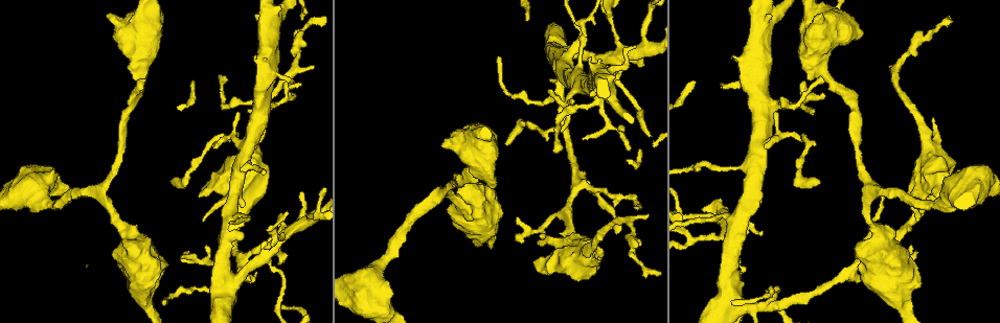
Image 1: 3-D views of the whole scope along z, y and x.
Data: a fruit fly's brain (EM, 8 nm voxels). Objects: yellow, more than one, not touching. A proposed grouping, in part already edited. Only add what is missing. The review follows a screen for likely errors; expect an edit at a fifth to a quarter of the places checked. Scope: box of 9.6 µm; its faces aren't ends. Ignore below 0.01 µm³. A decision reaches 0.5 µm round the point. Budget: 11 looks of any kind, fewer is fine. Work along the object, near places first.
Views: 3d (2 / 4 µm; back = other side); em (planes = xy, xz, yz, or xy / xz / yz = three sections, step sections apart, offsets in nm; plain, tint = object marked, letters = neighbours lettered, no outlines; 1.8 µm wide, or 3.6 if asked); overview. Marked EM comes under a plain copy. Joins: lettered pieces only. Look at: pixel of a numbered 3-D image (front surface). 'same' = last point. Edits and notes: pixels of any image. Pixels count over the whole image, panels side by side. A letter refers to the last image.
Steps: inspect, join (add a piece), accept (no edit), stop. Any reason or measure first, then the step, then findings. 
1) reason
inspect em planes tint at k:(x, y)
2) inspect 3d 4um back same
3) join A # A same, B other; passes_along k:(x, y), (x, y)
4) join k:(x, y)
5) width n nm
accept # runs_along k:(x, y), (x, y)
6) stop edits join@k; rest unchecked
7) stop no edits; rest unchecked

tapers out
inspect 3d 2um at 1:(312, 65)

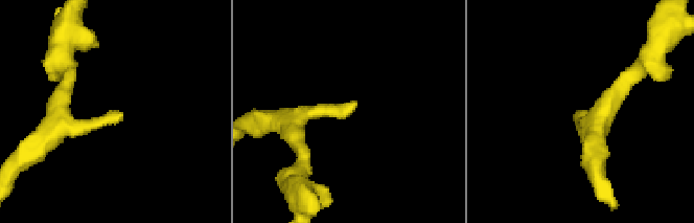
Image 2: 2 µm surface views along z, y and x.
shape alone is not enough
inspect em xy step 4 letters at 2:(355, 107)

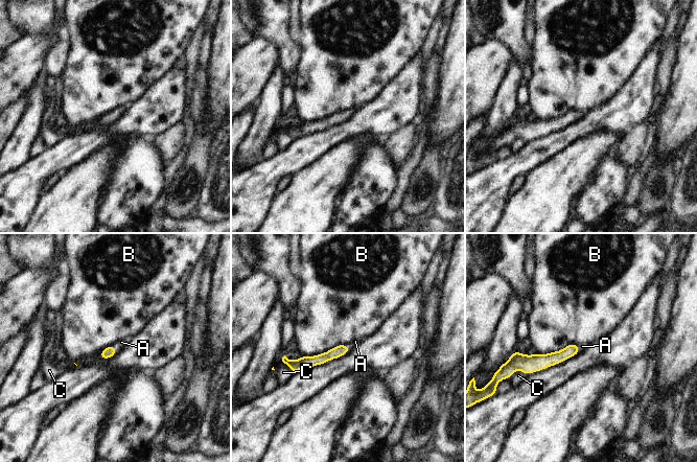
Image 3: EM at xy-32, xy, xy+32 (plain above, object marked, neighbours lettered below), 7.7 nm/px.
join A # A same, B other, C other; it goes on there

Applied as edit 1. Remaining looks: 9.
see it whole again
inspect overview

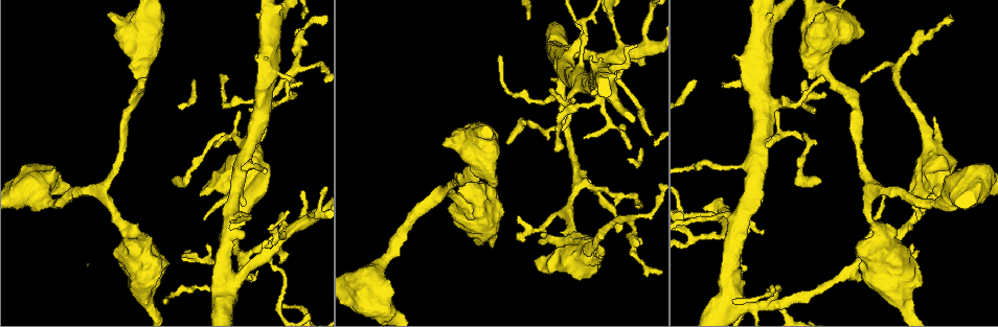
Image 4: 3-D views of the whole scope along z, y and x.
free end
inspect 3d 2um back at 4:(173, 178)

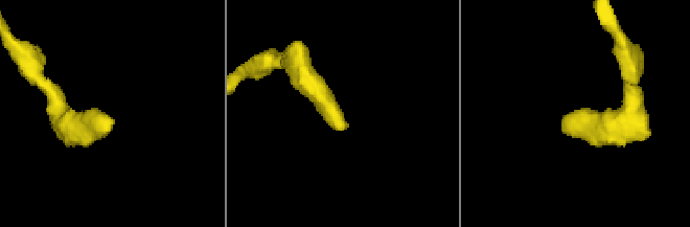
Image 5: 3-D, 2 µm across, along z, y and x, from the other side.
need the tissue
inspect em planes letters at 5:(106, 120)

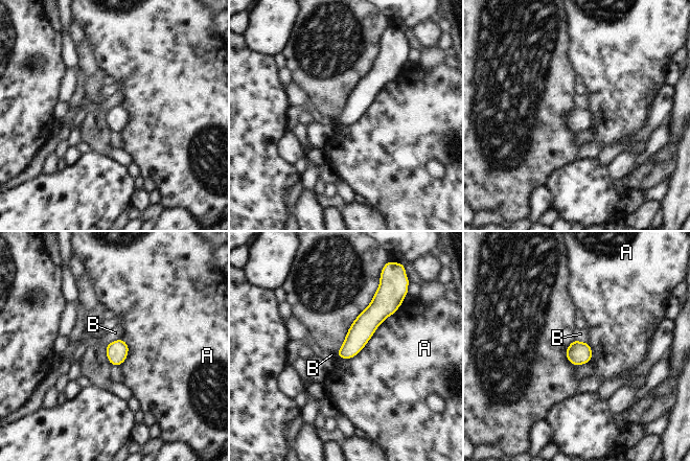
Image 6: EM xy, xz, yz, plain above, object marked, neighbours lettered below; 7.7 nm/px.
longest_contact A 650 nm
accept # A other, B other; runs_along 6:(378, 295), (378, 310), (343, 355); no lettered piece goes on from it

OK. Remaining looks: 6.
an open end
inspect 3d 2um at 4:(933, 117)

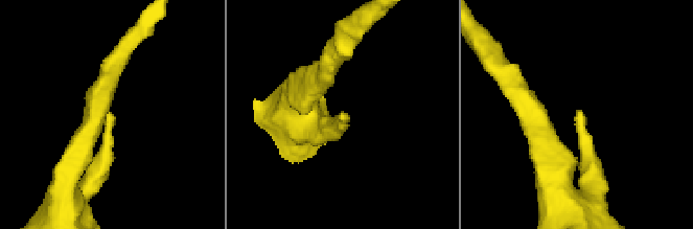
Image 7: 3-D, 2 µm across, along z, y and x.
need the tissue
inspect em planes tint at 7:(576, 112)

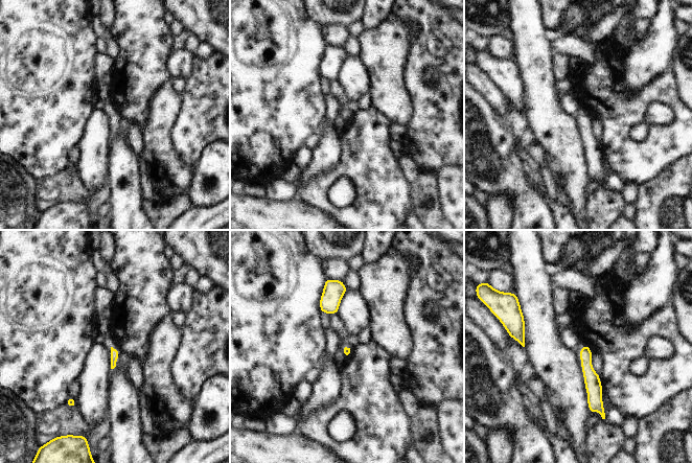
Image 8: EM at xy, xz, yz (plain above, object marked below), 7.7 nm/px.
inspect em planes letters same

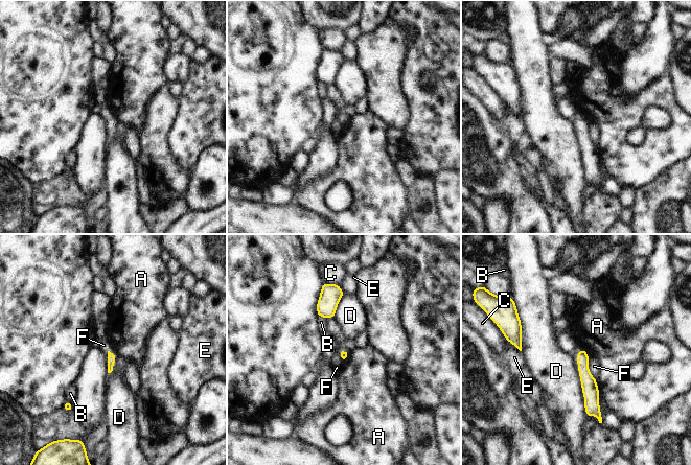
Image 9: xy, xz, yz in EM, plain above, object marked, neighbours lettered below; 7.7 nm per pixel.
longest_contact D 480 nm
accept # A other, B other, C other, D other, E other, F other; runs_along 9:(581, 352), (590, 388), (589, 413); no lettered piece goes on from it

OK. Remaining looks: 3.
inspect 3d 2um at 4:(623, 128)

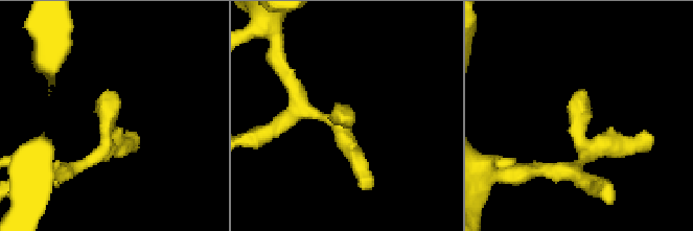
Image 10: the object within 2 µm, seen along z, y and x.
now the EM
inspect em xz step 16 tint at 10:(110, 92)

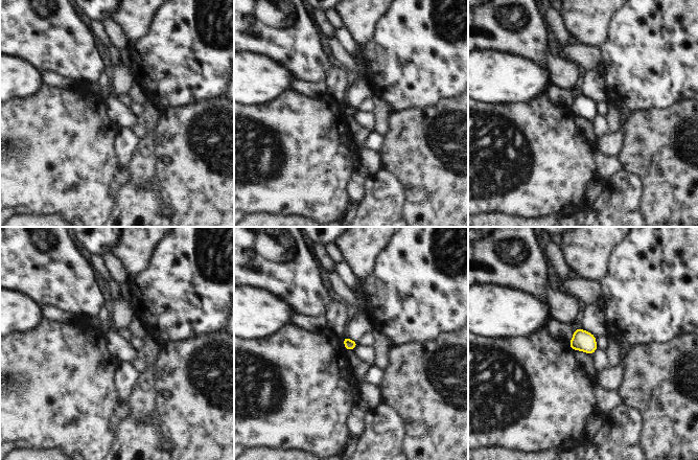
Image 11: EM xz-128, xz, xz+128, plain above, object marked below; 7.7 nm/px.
inspect em planes letters same

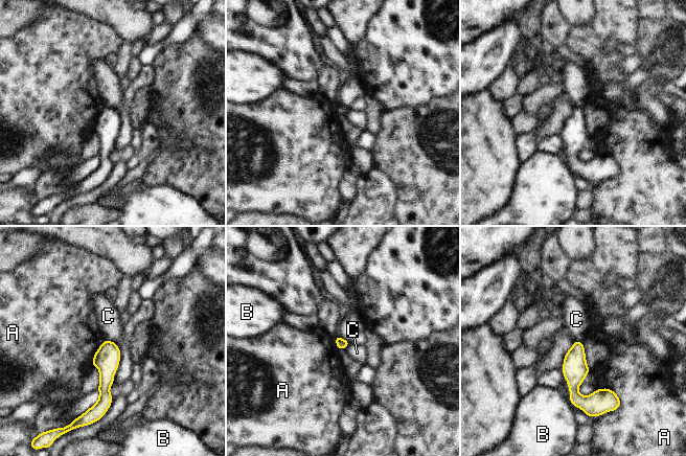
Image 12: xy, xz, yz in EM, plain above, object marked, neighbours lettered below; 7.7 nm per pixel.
accept # A other, B other, C other; border 12:(105, 338), (115, 343); no lettered piece goes on from it

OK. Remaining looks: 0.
stop edits join@3; rest unchecked

